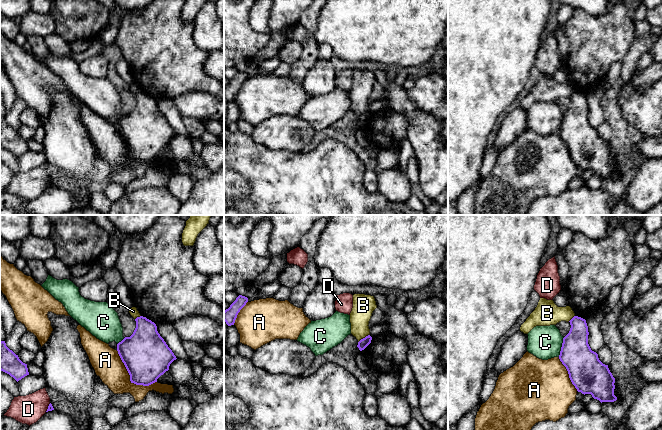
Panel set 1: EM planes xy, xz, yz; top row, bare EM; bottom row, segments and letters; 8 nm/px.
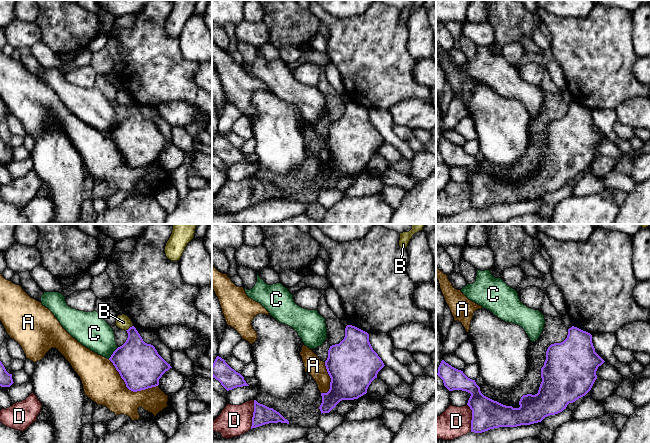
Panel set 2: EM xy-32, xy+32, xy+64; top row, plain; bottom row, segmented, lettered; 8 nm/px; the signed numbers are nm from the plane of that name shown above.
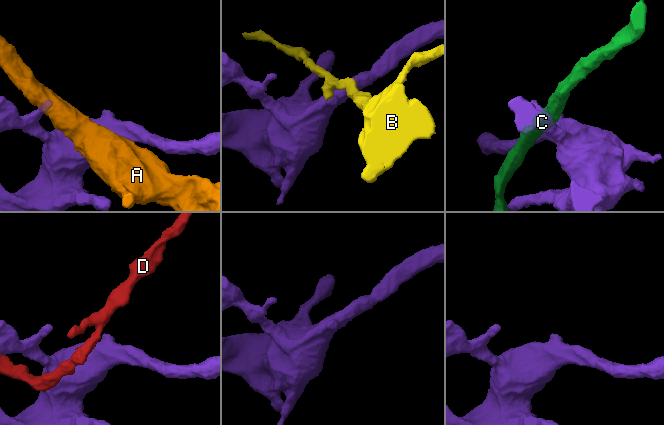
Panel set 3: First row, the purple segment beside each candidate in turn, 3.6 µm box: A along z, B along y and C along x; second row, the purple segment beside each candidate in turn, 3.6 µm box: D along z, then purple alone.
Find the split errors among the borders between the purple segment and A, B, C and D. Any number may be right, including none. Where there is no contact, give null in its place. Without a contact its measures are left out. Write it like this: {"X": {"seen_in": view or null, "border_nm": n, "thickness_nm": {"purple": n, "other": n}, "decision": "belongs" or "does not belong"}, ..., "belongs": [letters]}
{"A": {"seen_in": "xy", "border_nm": 420, "thickness_nm": {"purple": 380, "other": 220}, "decision": "does not belong"}, "B": {"seen_in": "xz", "border_nm": 120, "thickness_nm": {"purple": 80, "other": 170}, "decision": "does not belong"}, "C": {"seen_in": "yz", "border_nm": 170, "thickness_nm": {"purple": 280, "other": 260}, "decision": "does not belong"}, "D": {"seen_in": "xy", "border_nm": 80, "thickness_nm": {"purple": 50, "other": 220}, "decision": "does not belong"}, "belongs": []}

